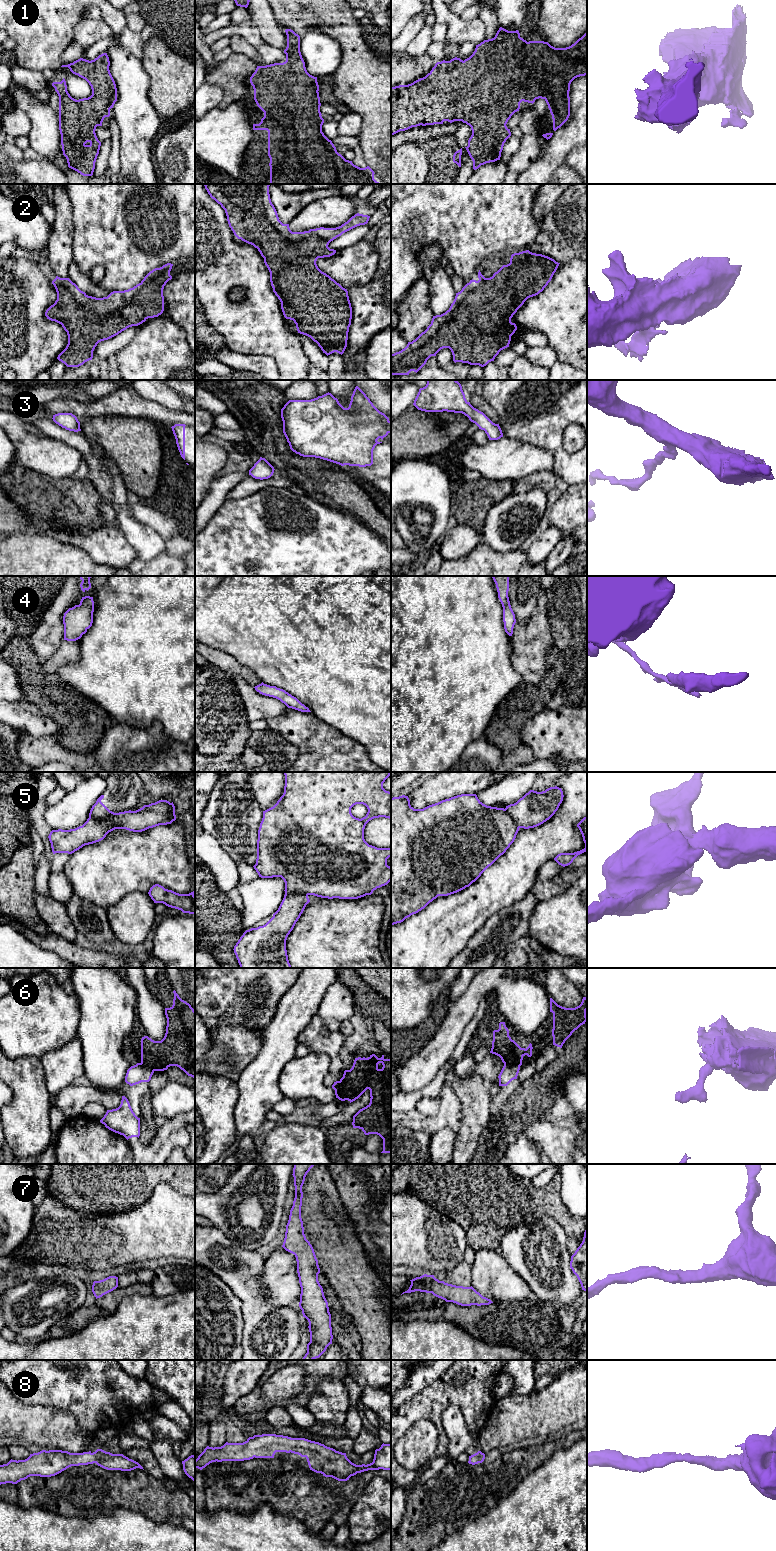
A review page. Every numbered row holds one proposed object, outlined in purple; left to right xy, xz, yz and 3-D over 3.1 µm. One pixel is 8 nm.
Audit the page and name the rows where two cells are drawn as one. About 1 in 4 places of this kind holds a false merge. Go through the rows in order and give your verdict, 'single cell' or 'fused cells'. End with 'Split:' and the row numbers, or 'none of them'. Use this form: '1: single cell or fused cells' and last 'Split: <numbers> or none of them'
1: single cell
2: single cell
3: single cell
4: single cell
5: fused cells
6: fused cells
7: single cell
8: single cell
Split: 5, 6

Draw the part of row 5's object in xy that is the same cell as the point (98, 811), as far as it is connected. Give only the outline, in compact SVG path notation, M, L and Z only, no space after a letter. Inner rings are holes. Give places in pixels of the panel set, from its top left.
M101 795L96 803L92 806L89 817L93 817L95 819L104 819L114 815L114 812L110 811L101 800L104 798L104 795Z

